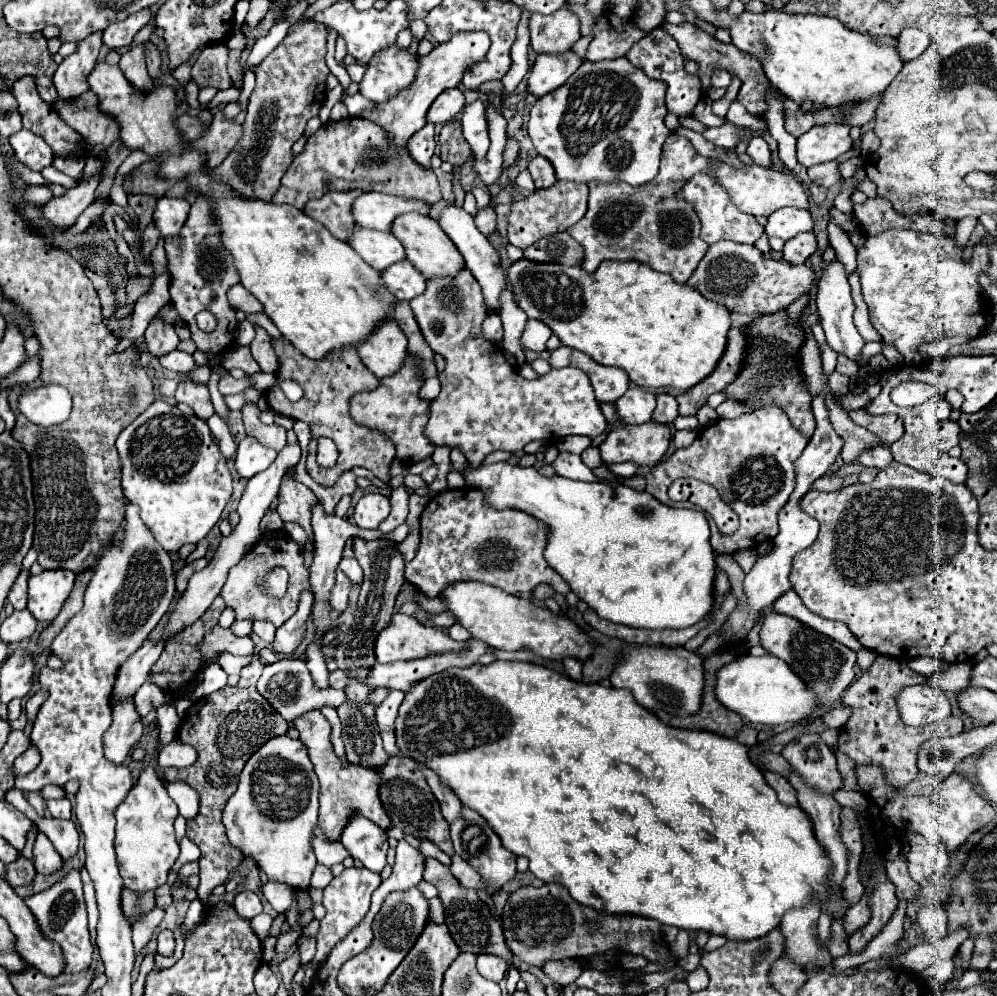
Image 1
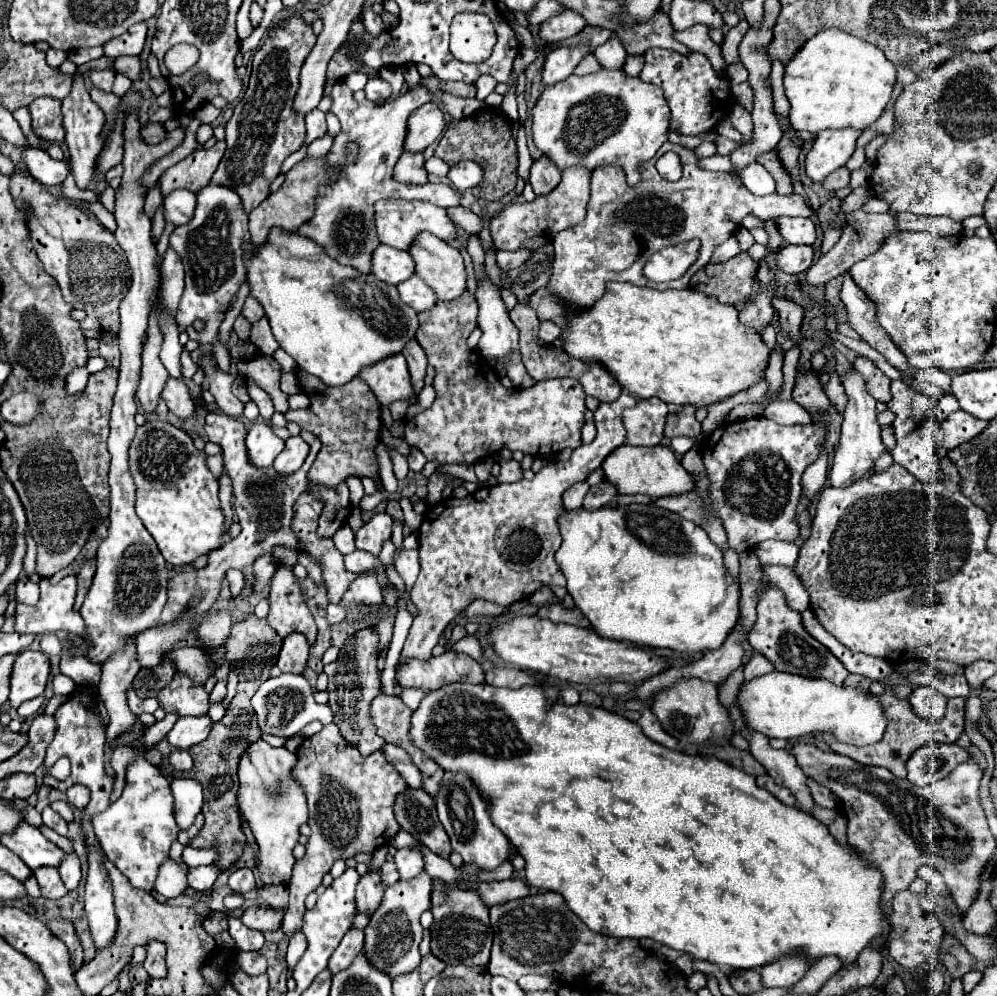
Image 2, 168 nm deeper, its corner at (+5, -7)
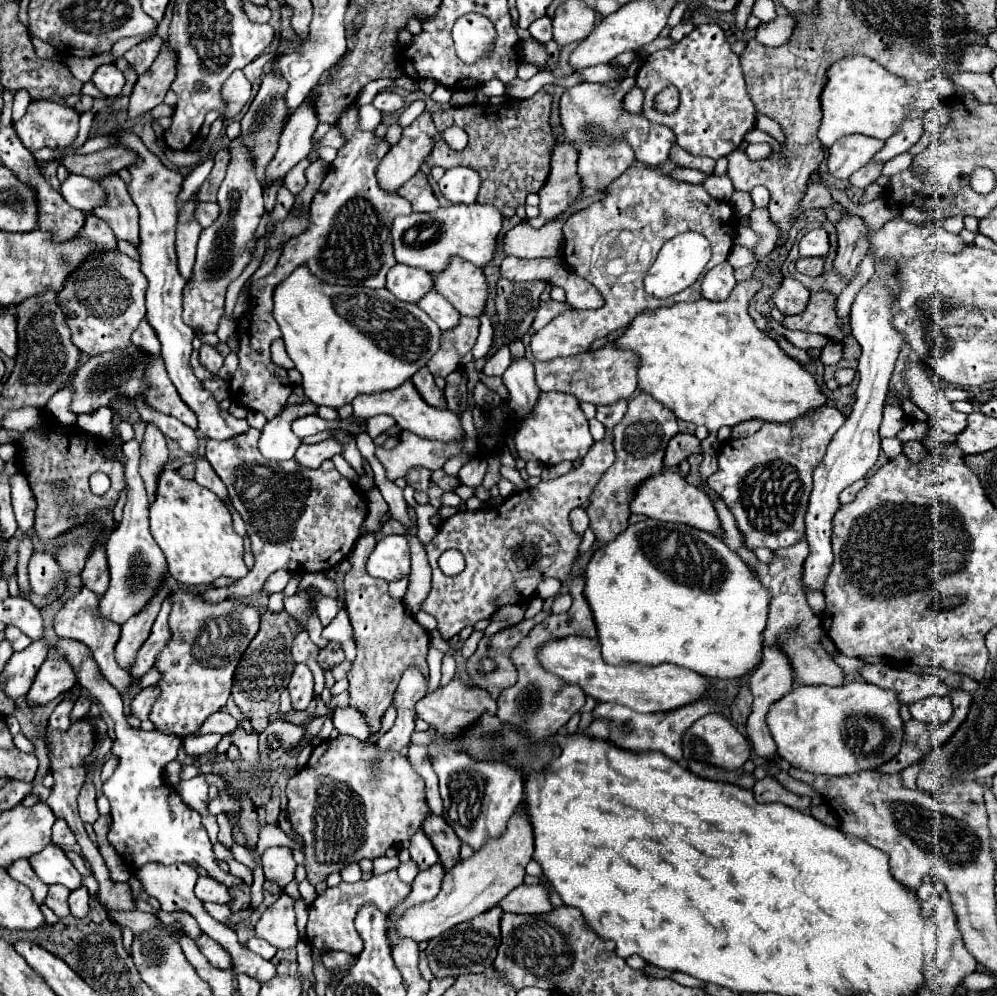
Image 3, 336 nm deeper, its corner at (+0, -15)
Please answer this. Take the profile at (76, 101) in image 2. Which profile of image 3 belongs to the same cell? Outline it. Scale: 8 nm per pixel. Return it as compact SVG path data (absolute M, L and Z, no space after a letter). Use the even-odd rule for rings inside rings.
M109 175L97 183L107 191L107 205L95 209L95 215L107 221L117 239L139 247L139 211L127 193L125 183L117 175Z

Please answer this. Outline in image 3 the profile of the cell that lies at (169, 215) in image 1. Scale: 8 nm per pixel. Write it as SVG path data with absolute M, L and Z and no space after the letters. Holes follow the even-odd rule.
M197 203L195 219L201 223L201 227L209 227L219 217L219 203Z

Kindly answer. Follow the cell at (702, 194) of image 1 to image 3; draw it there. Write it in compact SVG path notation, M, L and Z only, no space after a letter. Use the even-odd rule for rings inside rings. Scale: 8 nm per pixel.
M727 261L719 263L705 275L701 283L701 297L707 301L725 301L731 295L735 283L733 267Z

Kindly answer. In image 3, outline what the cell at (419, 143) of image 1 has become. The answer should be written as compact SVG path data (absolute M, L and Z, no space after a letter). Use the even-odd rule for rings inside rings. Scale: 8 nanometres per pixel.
M421 171L417 175L413 175L397 193L411 203L415 213L429 213L429 211L439 209L439 201L435 199L435 195L427 183L427 175Z

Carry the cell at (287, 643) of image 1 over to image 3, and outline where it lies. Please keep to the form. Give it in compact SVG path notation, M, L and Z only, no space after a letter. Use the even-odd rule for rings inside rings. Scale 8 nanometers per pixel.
M299 663L295 667L295 673L293 673L287 689L291 693L293 711L305 711L313 699L313 675L307 665Z

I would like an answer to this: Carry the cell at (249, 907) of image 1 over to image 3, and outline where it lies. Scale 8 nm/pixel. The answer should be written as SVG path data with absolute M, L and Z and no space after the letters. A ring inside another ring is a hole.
M285 893L261 915L257 927L255 927L257 937L269 941L277 949L287 949L295 947L299 941L297 925L295 925L295 909L293 909L293 899L287 897Z

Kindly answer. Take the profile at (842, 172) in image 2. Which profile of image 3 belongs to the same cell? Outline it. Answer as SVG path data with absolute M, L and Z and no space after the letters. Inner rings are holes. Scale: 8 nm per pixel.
M871 161L871 163L867 163L865 167L861 167L857 173L853 173L849 181L851 181L855 187L861 187L861 189L865 189L867 185L875 183L875 181L881 177L881 169L883 169L883 165L885 165L885 163Z

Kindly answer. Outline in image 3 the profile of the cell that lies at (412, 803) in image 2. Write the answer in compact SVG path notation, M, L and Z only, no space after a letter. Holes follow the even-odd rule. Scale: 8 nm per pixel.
M429 815L423 821L423 829L427 831L427 837L431 839L431 843L435 845L435 849L439 853L441 865L449 871L459 861L459 845L461 845L459 837L447 825L445 819L435 817L435 815Z

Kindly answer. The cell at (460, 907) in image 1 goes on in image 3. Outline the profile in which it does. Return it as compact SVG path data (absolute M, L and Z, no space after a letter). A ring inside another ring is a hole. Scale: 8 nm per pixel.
M493 907L487 911L487 915L475 917L471 923L461 923L459 927L453 927L451 931L445 931L439 939L431 939L425 953L429 959L429 969L435 977L459 977L465 973L479 973L491 967L497 949L501 945L501 933L499 933L499 921L501 921L503 909Z

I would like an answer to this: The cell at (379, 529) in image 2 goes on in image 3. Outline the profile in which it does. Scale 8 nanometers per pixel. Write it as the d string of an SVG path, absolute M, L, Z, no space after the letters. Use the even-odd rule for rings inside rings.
M389 535L377 543L373 553L367 559L367 573L371 577L381 577L387 583L397 581L409 575L409 545L407 539L401 535Z

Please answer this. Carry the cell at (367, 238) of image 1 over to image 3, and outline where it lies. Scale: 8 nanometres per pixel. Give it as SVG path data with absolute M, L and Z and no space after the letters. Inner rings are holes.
M397 263L387 275L387 289L401 301L417 303L419 299L423 299L423 295L433 291L435 285L431 273Z

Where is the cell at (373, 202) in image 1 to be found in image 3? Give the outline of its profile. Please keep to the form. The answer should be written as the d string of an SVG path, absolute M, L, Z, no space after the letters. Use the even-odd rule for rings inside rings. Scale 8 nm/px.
M489 203L451 205L451 207L441 207L433 213L411 213L407 217L397 217L391 227L395 259L397 263L419 267L429 273L441 273L443 269L447 269L453 257L461 257L477 265L479 269L485 269L495 255L495 245L501 227L503 227L503 215L499 213L497 207ZM411 229L417 231L415 243L407 243L407 233Z

